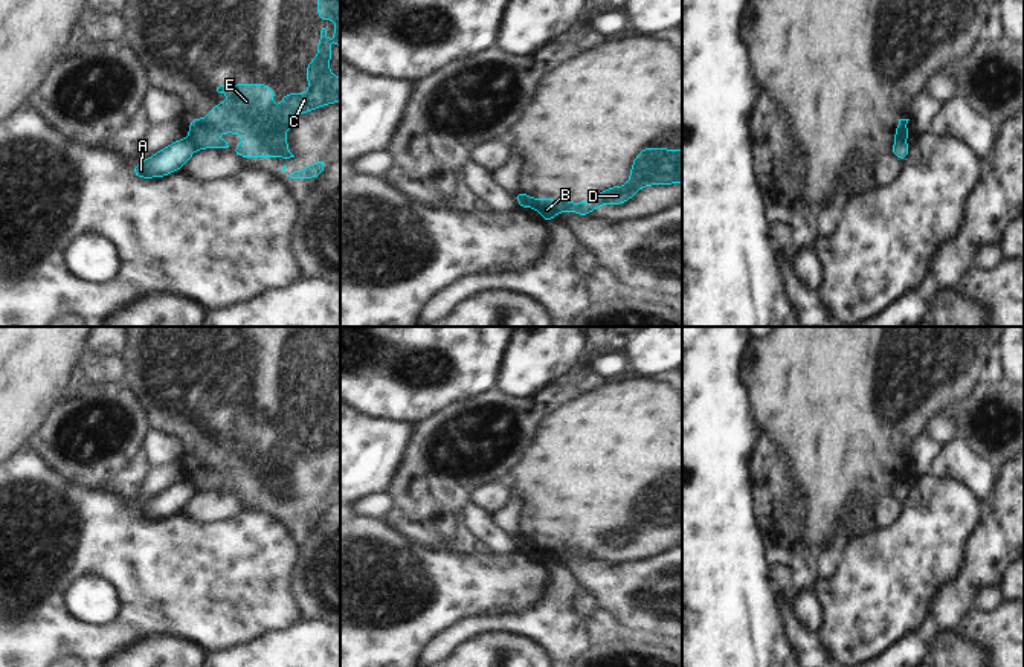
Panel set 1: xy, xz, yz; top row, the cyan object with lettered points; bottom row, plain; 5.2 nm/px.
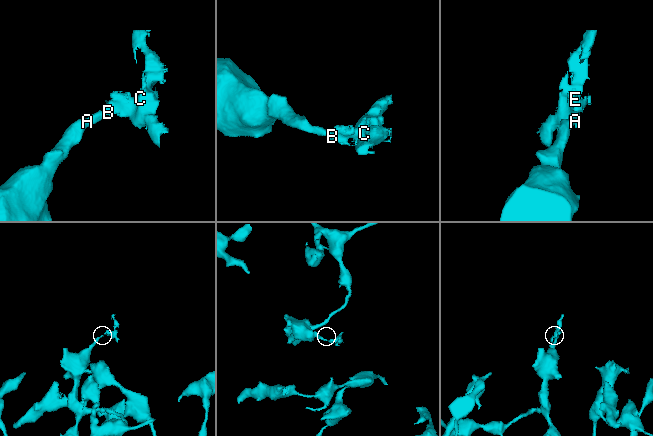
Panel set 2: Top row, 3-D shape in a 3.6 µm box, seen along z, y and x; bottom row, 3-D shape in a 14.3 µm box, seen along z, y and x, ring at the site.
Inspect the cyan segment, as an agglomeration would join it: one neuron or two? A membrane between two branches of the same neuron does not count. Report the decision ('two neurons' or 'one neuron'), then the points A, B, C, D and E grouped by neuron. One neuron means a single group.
two neurons; A / B C D E

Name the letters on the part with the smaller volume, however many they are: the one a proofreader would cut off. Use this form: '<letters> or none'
B, C, D, E

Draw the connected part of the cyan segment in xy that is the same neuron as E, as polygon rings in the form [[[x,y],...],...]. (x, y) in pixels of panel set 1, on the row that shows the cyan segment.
[[[322,27],[317,41],[317,58],[308,61],[304,76],[308,78],[307,93],[285,93],[281,107],[272,102],[275,90],[267,84],[238,82],[227,89],[217,87],[227,95],[227,102],[220,102],[208,111],[201,121],[191,119],[189,140],[195,150],[229,148],[224,139],[214,142],[209,137],[224,131],[243,136],[240,147],[232,148],[240,157],[295,157],[285,140],[285,133],[295,127],[299,113],[313,111],[322,105],[340,102],[340,78],[328,69],[331,47],[327,29]]]

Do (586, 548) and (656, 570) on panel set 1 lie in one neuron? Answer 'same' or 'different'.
different

